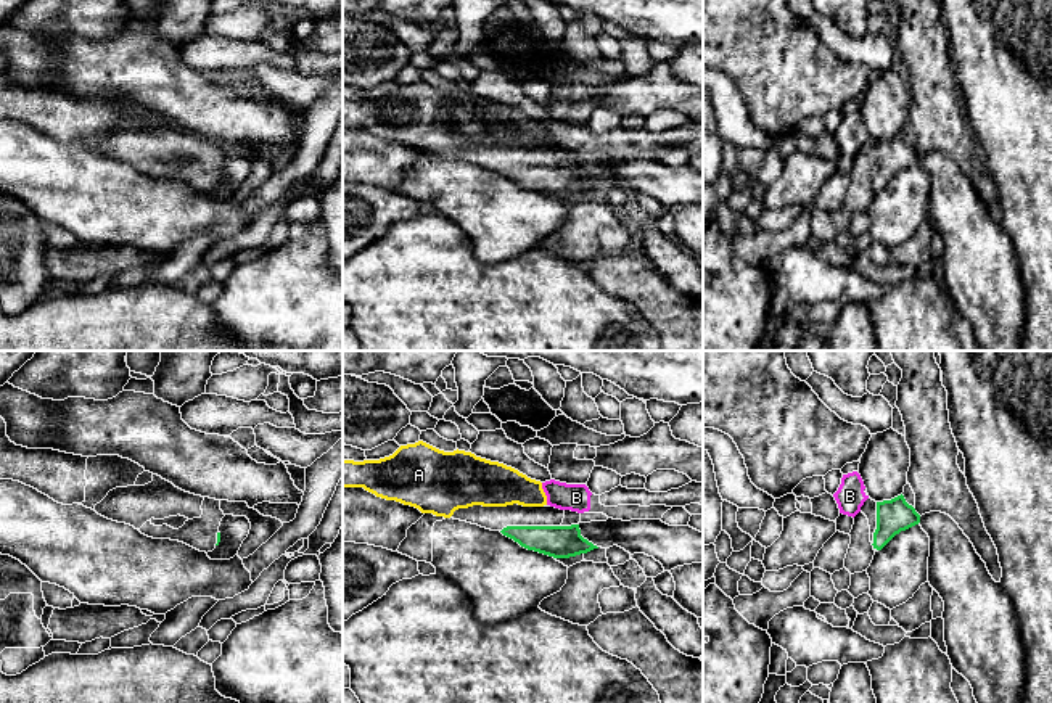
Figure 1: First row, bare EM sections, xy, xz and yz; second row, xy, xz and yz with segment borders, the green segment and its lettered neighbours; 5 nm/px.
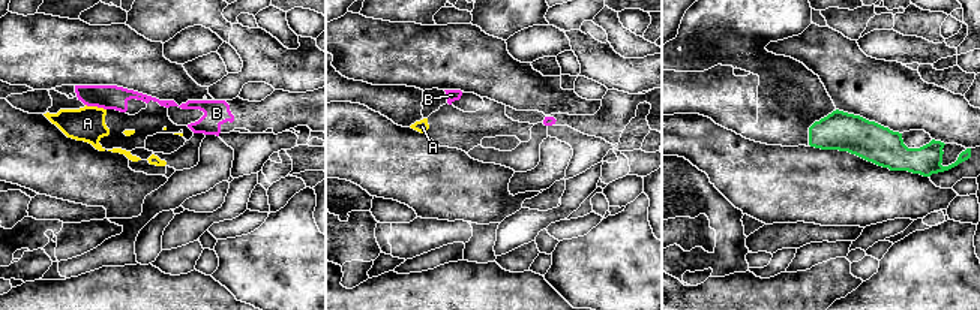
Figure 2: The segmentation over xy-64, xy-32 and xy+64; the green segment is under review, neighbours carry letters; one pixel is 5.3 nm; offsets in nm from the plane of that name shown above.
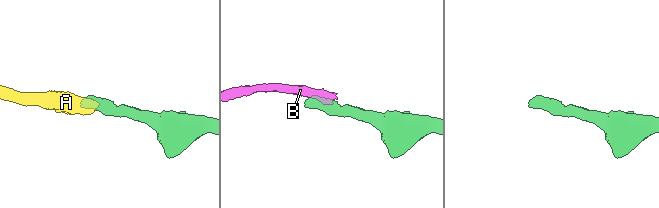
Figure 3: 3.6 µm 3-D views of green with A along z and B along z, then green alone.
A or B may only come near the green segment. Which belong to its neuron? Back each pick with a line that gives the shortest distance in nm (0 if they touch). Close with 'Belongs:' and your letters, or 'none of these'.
A: gap 100 nm
Belongs: A

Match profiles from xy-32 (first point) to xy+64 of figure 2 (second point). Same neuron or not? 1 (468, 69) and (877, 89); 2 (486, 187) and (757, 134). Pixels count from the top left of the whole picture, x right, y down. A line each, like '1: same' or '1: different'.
1: same
2: different

